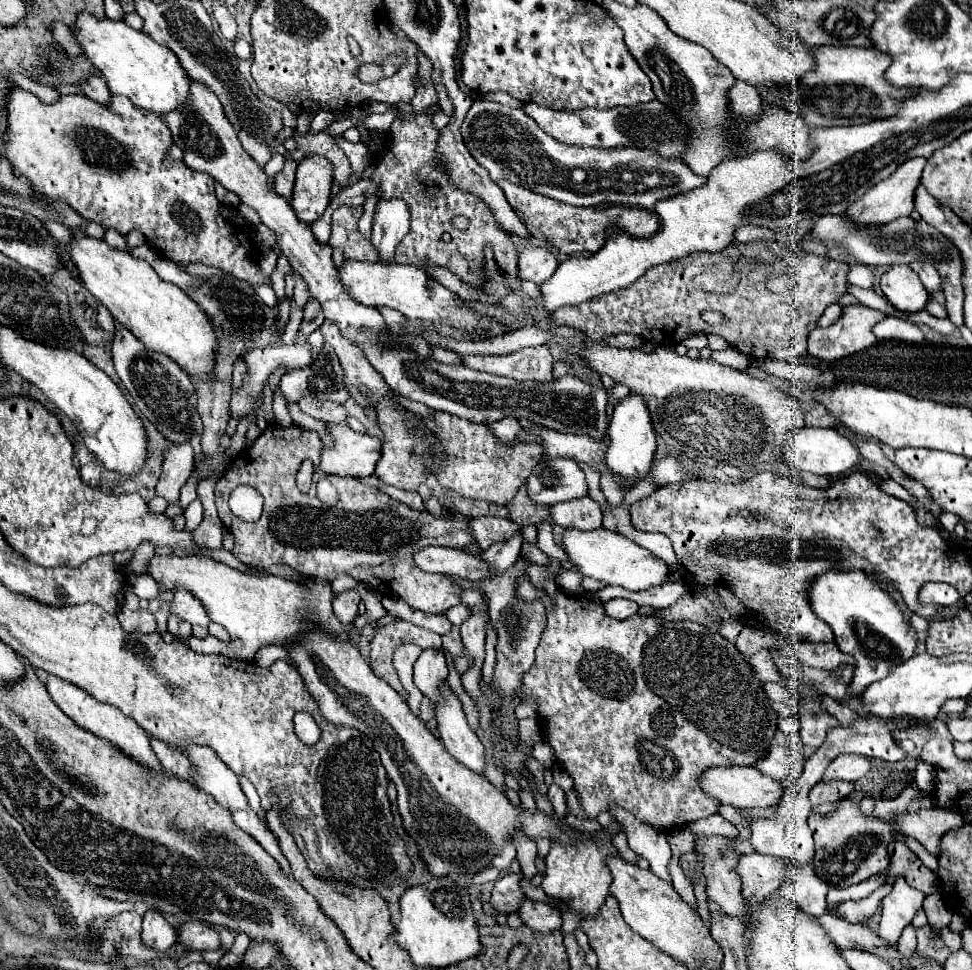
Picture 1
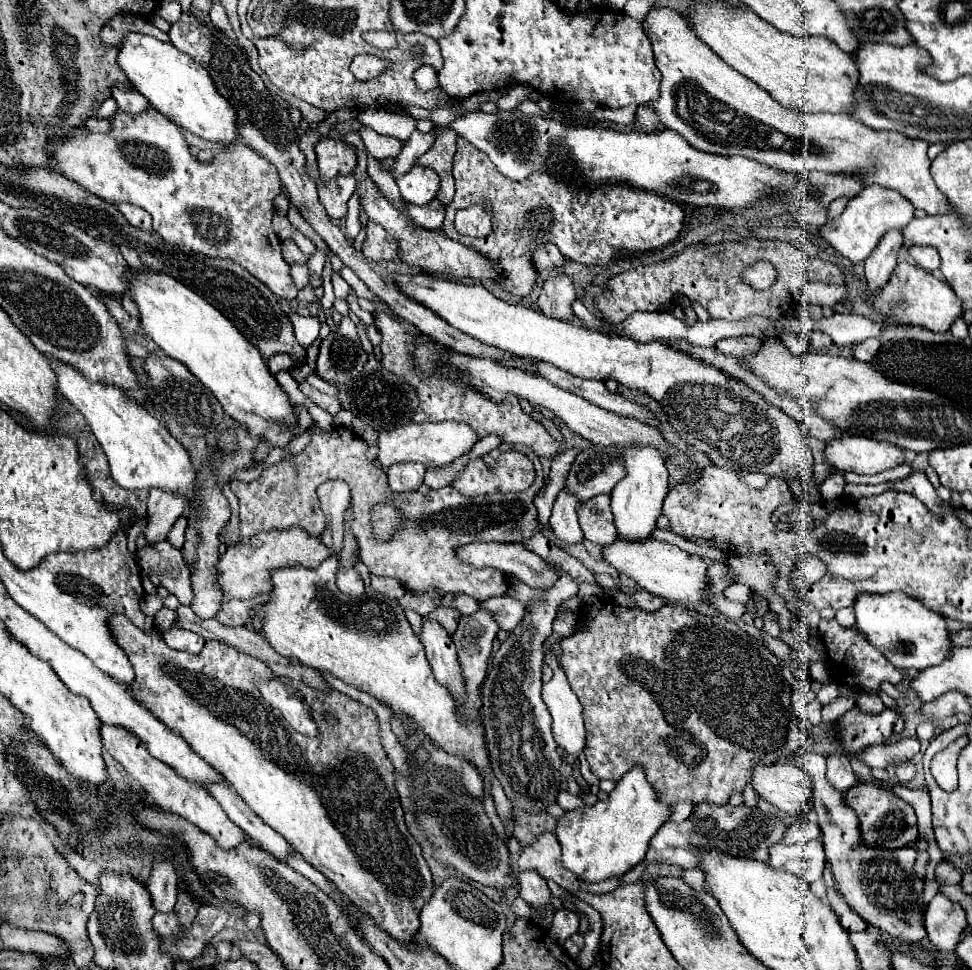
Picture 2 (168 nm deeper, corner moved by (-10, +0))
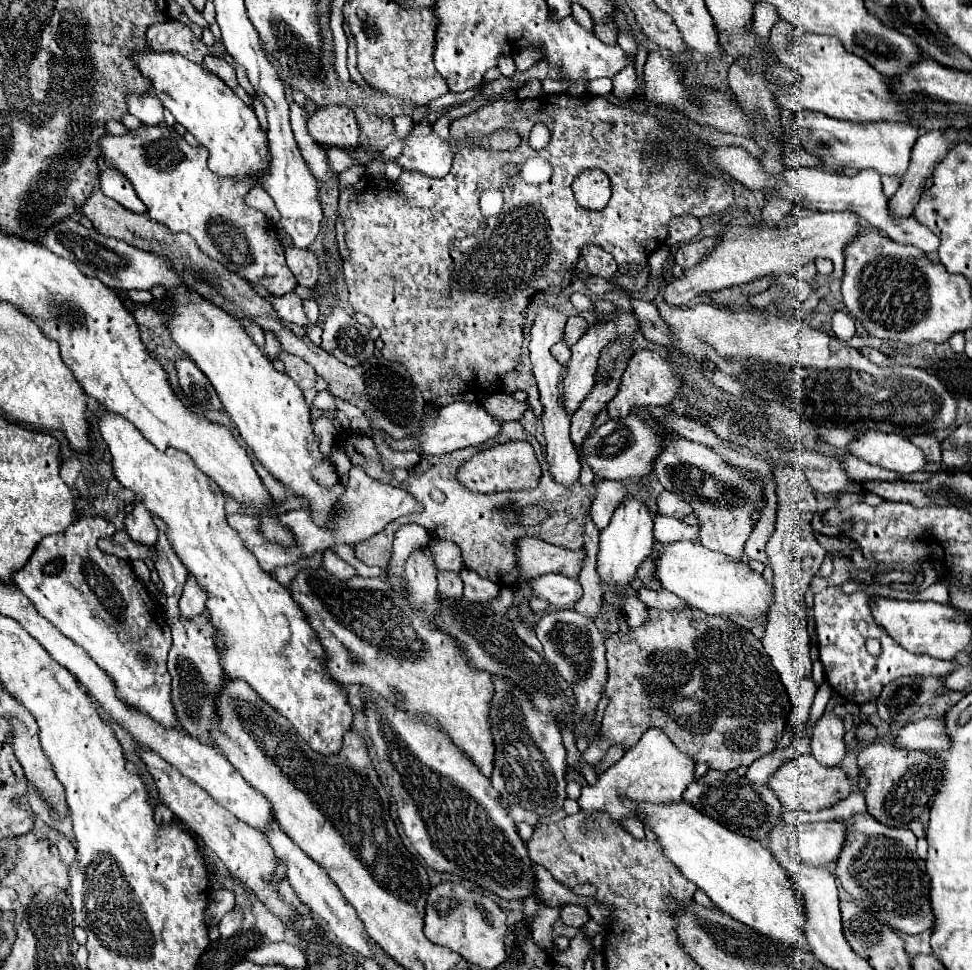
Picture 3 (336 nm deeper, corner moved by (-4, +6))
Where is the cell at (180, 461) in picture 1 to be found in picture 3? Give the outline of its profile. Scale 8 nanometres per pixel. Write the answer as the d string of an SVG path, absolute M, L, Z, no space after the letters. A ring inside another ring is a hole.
M142 501L134 503L134 511L126 517L124 523L132 539L138 539L140 543L156 543L158 529L154 525L154 515L146 509Z

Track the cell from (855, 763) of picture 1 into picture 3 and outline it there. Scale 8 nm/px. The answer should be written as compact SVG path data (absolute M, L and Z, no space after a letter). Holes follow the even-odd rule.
M944 715L926 717L914 723L904 725L894 737L894 745L906 751L924 751L924 749L946 749L948 735L944 731Z

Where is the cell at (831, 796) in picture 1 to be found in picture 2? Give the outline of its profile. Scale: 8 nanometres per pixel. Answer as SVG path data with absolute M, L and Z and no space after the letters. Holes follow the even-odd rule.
M834 753L834 755L828 755L826 761L828 761L828 771L826 771L828 781L834 785L834 789L838 789L840 793L846 793L856 781L848 755L846 753Z

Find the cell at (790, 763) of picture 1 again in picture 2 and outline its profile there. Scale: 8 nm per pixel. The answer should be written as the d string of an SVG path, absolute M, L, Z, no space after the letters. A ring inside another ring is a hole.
M804 753L798 761L814 781L814 811L822 829L822 843L826 861L838 883L838 891L844 895L852 911L856 911L866 923L880 929L888 937L898 937L908 943L920 943L926 937L922 893L924 879L916 875L916 849L906 845L904 849L872 849L862 845L860 823L852 809L844 801L844 793L836 793L826 779L826 757L818 753Z

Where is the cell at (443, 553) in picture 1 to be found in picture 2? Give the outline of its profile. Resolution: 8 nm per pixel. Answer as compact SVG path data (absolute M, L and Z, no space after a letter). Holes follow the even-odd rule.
M470 543L456 549L456 555L460 557L460 561L470 563L474 567L496 567L532 589L544 589L556 583L556 573L552 573L552 565L534 551L526 549L522 543Z

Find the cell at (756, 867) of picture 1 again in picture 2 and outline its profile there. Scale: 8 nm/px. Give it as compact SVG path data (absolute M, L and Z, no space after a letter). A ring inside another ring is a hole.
M806 841L806 843L794 843L794 845L772 845L770 849L770 861L772 867L782 867L802 881L814 883L822 879L824 873L824 849L822 841Z

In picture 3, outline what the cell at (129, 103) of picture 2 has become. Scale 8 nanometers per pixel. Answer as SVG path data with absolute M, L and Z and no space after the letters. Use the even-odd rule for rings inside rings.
M130 93L126 95L128 113L138 117L146 125L158 125L164 119L164 107L150 93Z

